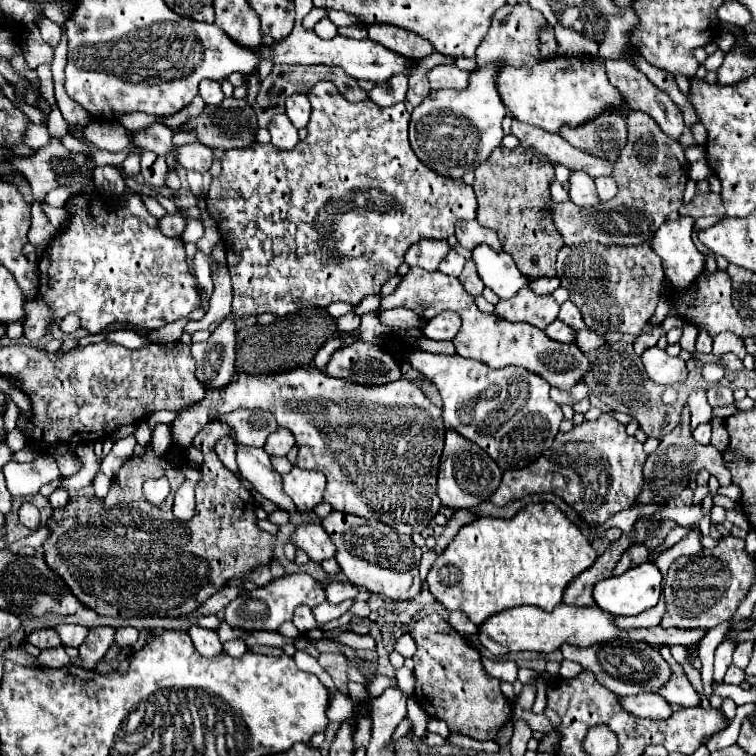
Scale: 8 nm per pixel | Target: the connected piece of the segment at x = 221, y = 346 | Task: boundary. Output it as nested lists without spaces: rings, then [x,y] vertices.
[[[231,319],[217,325],[205,343],[193,343],[191,353],[197,361],[197,375],[205,387],[221,387],[235,375],[237,327]]]

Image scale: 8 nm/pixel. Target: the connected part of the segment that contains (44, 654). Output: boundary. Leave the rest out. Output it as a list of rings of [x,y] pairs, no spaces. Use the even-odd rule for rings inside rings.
[[[55,647],[55,649],[41,651],[39,661],[41,661],[41,665],[45,665],[45,667],[61,669],[61,667],[65,667],[65,665],[69,663],[69,657],[67,657],[67,653],[65,653],[63,647]]]

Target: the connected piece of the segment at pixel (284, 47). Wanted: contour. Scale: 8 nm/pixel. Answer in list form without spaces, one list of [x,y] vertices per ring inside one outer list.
[[[295,21],[295,29],[291,31],[289,37],[281,39],[281,41],[271,41],[269,45],[263,45],[263,57],[271,55],[275,59],[275,63],[289,63],[289,65],[327,65],[327,67],[341,67],[347,75],[355,77],[355,79],[365,79],[365,81],[373,81],[377,85],[389,81],[393,75],[397,73],[411,73],[413,61],[385,49],[383,45],[375,45],[371,39],[351,39],[351,37],[343,37],[337,35],[329,41],[319,39],[315,35],[315,31],[305,31],[301,27],[301,21]]]

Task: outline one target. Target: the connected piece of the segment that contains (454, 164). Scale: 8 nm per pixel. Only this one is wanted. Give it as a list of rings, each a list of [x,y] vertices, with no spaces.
[[[501,63],[479,67],[471,73],[471,89],[431,91],[431,95],[413,109],[409,121],[411,147],[435,173],[461,179],[467,171],[487,161],[491,151],[501,145],[505,135],[501,129],[505,105],[499,101],[499,93],[495,93],[495,69],[499,67]]]

